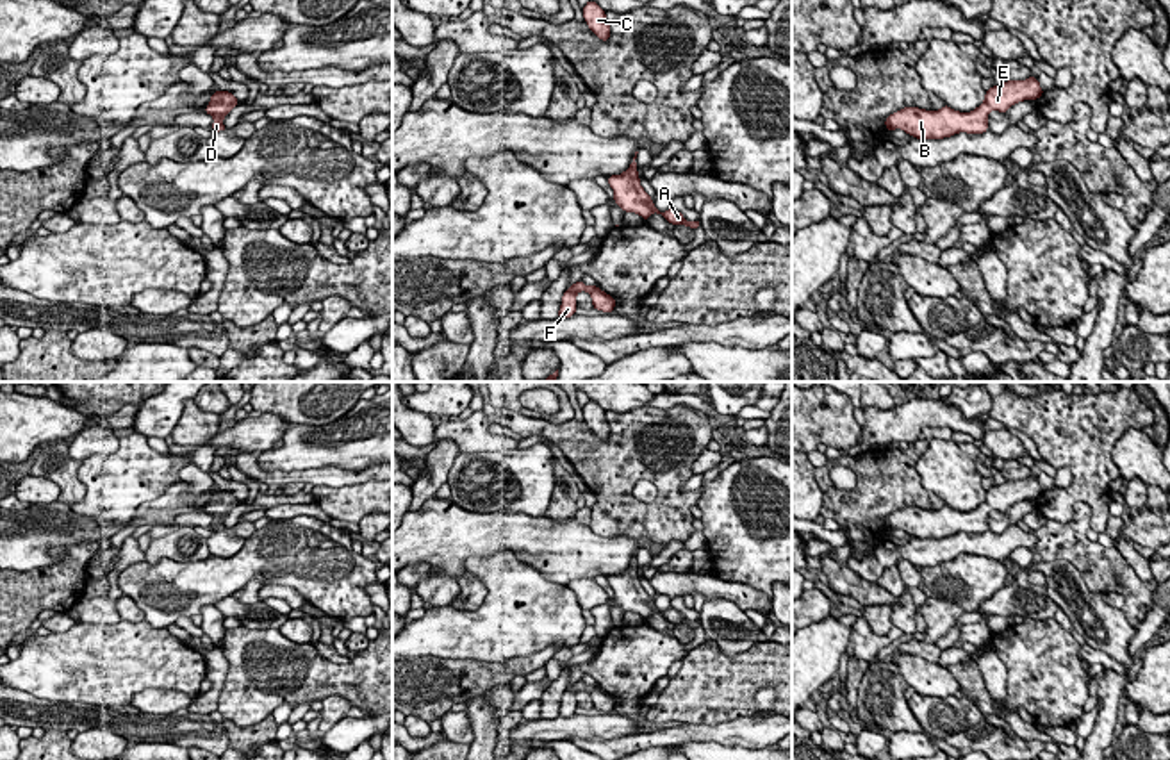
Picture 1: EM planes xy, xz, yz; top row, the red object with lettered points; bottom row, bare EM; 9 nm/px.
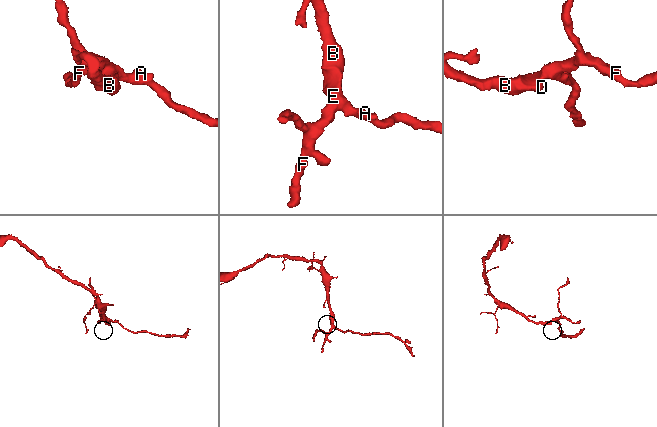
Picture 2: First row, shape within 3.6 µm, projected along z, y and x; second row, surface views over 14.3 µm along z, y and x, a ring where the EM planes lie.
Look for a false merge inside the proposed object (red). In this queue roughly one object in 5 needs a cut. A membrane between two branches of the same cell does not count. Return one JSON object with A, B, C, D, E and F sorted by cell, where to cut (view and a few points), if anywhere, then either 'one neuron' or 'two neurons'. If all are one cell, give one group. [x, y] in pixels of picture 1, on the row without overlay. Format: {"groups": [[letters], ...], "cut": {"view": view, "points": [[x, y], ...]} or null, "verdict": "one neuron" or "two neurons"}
{"groups": [["A", "B", "C", "D", "E", "F"]], "cut": null, "verdict": "one neuron"}

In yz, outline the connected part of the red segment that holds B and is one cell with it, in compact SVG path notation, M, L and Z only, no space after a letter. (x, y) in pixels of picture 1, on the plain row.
M1038 478L1008 480L992 485L985 501L970 512L960 512L943 505L940 510L904 507L885 519L886 530L901 528L917 539L943 539L960 532L983 533L988 530L988 514L1004 512L1024 500L1038 500L1043 494Z

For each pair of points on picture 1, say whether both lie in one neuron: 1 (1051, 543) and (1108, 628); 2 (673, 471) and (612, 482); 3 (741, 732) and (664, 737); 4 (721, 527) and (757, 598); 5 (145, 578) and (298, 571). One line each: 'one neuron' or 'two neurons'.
1: two neurons
2: one neuron
3: one neuron
4: two neurons
5: one neuron

